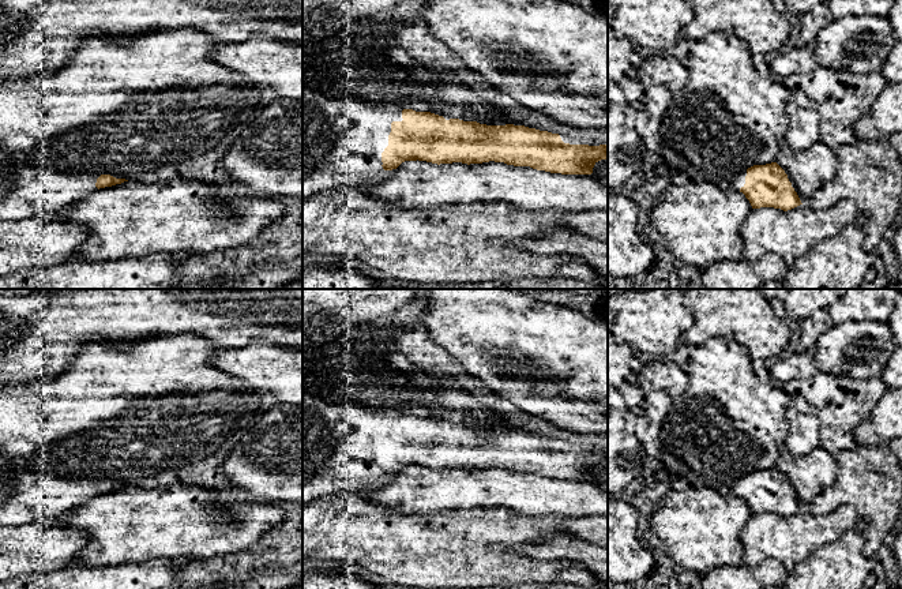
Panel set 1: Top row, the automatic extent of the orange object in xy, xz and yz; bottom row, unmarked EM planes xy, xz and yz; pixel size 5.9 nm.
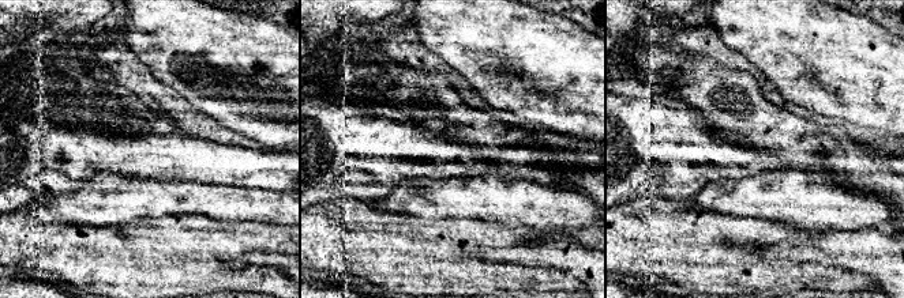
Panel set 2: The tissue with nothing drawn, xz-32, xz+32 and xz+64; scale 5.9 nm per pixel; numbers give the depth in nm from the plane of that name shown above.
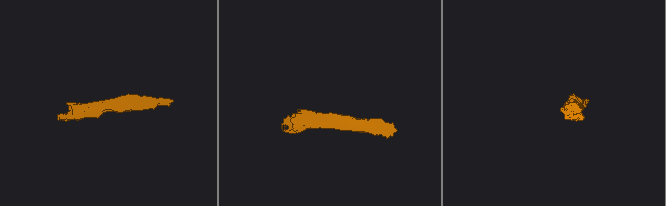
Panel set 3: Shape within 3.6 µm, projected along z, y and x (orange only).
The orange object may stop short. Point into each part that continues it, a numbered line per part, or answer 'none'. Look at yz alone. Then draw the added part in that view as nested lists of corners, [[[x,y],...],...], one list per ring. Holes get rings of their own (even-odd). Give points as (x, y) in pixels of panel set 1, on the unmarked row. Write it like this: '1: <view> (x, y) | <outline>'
1: yz (739, 484) | [[[747,474],[740,479],[736,479],[730,485],[730,494],[740,496],[740,494],[744,492],[745,489],[745,481],[747,481]]]

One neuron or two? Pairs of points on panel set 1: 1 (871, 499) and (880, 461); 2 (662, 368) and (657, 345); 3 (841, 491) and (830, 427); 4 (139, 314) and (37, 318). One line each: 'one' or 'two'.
1: one
2: two
3: two
4: one

